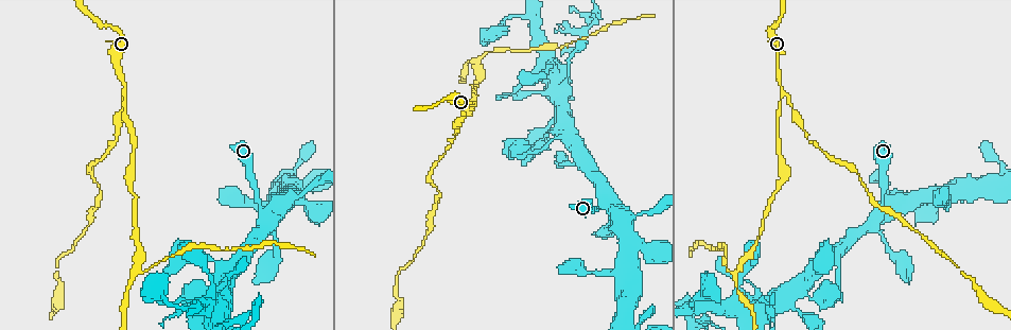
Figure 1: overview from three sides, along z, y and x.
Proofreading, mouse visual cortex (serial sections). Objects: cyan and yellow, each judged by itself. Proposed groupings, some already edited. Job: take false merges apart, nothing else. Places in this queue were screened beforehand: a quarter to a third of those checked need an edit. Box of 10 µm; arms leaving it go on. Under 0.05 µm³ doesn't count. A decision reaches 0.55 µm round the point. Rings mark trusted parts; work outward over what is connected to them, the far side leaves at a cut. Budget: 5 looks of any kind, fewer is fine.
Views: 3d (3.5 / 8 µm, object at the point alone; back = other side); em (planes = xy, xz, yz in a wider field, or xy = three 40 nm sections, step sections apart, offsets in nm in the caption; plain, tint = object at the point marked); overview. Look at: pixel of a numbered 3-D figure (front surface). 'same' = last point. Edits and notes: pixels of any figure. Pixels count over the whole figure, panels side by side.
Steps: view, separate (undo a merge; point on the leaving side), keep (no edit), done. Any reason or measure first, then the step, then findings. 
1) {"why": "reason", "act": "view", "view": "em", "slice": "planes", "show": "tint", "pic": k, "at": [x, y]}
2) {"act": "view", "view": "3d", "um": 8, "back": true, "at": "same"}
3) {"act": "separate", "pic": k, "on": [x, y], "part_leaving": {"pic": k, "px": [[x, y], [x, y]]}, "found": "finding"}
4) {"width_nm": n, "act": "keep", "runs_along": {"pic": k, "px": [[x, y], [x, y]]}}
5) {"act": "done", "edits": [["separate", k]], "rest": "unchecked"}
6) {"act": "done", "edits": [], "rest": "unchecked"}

{"why": "four or more arms meet", "act": "view", "view": "3d", "um": 3.5, "pic": 1, "at": [606, 204]}

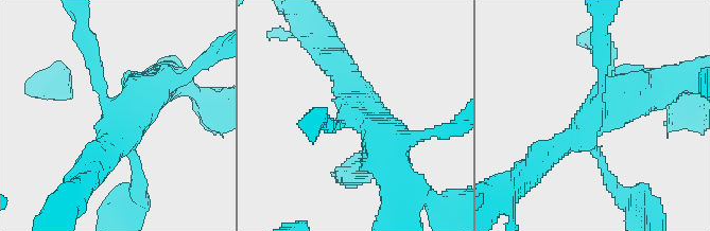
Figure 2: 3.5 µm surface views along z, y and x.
{"arms": 4, "arm_widths_nm": [150, 200, 350, 600], "why": "need the tissue", "act": "view", "view": "em", "slice": "xy", "step": 5, "show": "tint", "pic": 2, "at": [114, 109]}

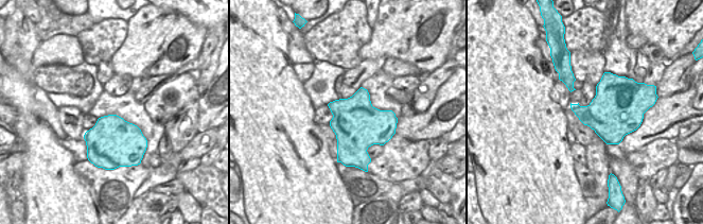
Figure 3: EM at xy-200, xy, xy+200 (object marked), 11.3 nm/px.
{"act": "keep", "found": "all the same cell"}

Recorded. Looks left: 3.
{"why": "abrupt turn", "act": "view", "view": "3d", "um": 3.5, "back": true, "pic": 1, "at": [815, 296]}

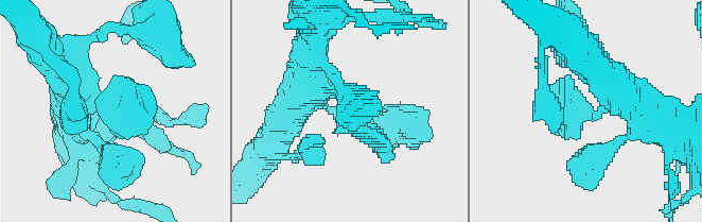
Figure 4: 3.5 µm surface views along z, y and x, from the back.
{"act": "view", "view": "em", "slice": "xy", "step": 2, "show": "tint", "pic": 4, "at": [113, 111]}

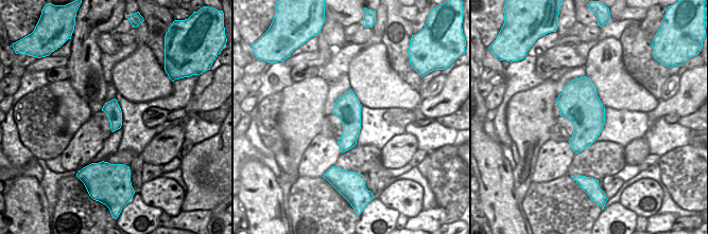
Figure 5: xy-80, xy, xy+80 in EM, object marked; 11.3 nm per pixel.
{"act": "view", "view": "em", "slice": "xy", "step": 1, "show": "tint", "at": "same"}

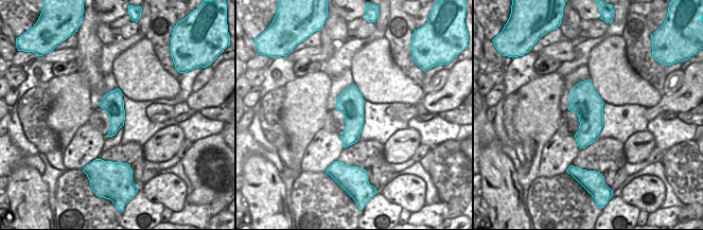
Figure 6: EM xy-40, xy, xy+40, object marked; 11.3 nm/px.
{"width_nm": 280, "act": "keep", "runs_along": {"pic": 4, "px": [[305, 91], [335, 91], [390, 159]]}, "found": "all the same cell"}

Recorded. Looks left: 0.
{"act": "done", "edits": [], "rest": "unchecked"}

